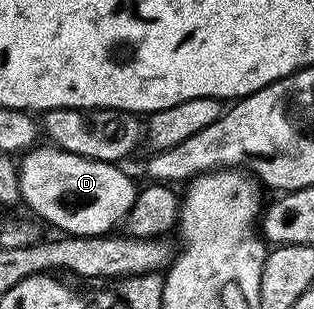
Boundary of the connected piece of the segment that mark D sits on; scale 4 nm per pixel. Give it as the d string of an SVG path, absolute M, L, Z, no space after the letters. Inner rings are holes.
M38 145L20 156L19 189L24 206L29 206L42 219L42 224L50 223L66 236L108 236L124 224L137 200L138 184L133 184L123 168L116 163L79 157L52 145Z

